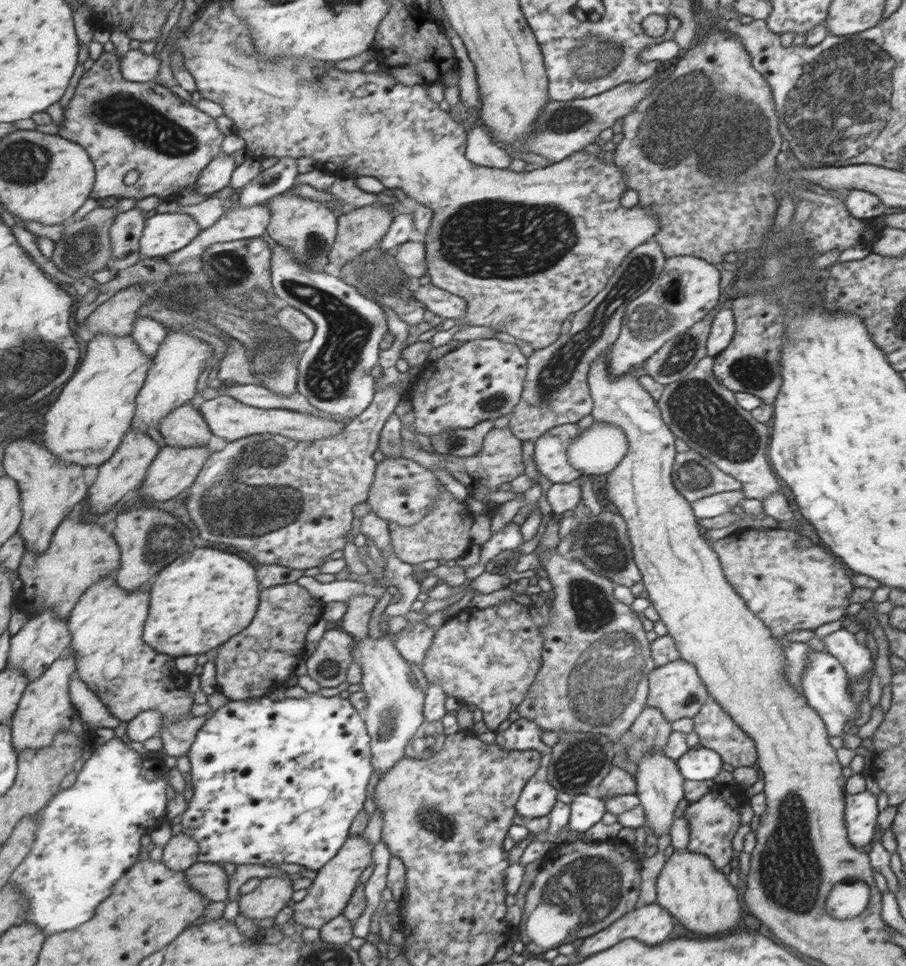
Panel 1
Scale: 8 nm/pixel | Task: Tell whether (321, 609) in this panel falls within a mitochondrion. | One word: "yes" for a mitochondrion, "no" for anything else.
no

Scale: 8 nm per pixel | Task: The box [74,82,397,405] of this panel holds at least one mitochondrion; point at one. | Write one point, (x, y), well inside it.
(139, 120)

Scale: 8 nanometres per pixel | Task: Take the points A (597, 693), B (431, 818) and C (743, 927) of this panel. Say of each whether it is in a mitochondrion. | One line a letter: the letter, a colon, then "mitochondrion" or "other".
A: mitochondrion
B: mitochondrion
C: other

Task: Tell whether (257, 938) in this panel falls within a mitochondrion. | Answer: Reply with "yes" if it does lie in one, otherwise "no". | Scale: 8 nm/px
no

